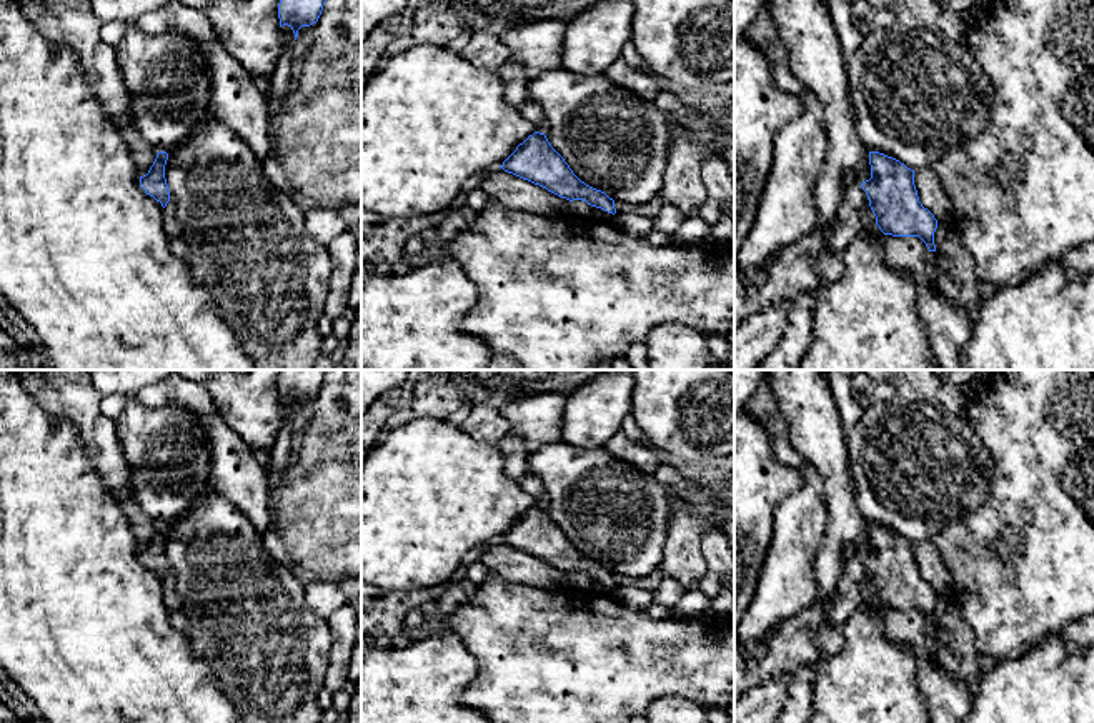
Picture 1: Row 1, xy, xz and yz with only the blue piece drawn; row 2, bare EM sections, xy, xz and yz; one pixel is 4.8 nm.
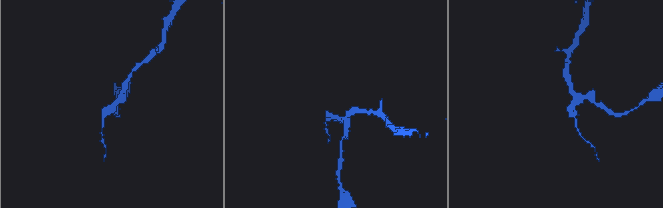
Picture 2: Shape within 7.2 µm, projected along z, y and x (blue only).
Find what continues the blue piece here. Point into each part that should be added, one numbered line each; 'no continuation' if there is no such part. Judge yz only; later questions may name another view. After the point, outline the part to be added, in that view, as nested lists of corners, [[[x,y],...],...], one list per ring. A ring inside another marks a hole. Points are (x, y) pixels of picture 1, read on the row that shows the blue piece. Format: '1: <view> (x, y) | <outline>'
1: yz (791, 270) | [[[849,180],[846,197],[838,210],[836,222],[826,228],[816,228],[793,247],[779,250],[766,268],[766,277],[754,290],[748,290],[734,265],[734,330],[741,322],[763,307],[791,298],[798,292],[816,292],[823,278],[813,260],[826,253],[844,252],[861,233],[876,228],[876,217],[861,183]]]

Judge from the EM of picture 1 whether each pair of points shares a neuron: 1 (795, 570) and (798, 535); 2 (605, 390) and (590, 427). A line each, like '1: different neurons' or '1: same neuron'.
1: same neuron
2: same neuron

